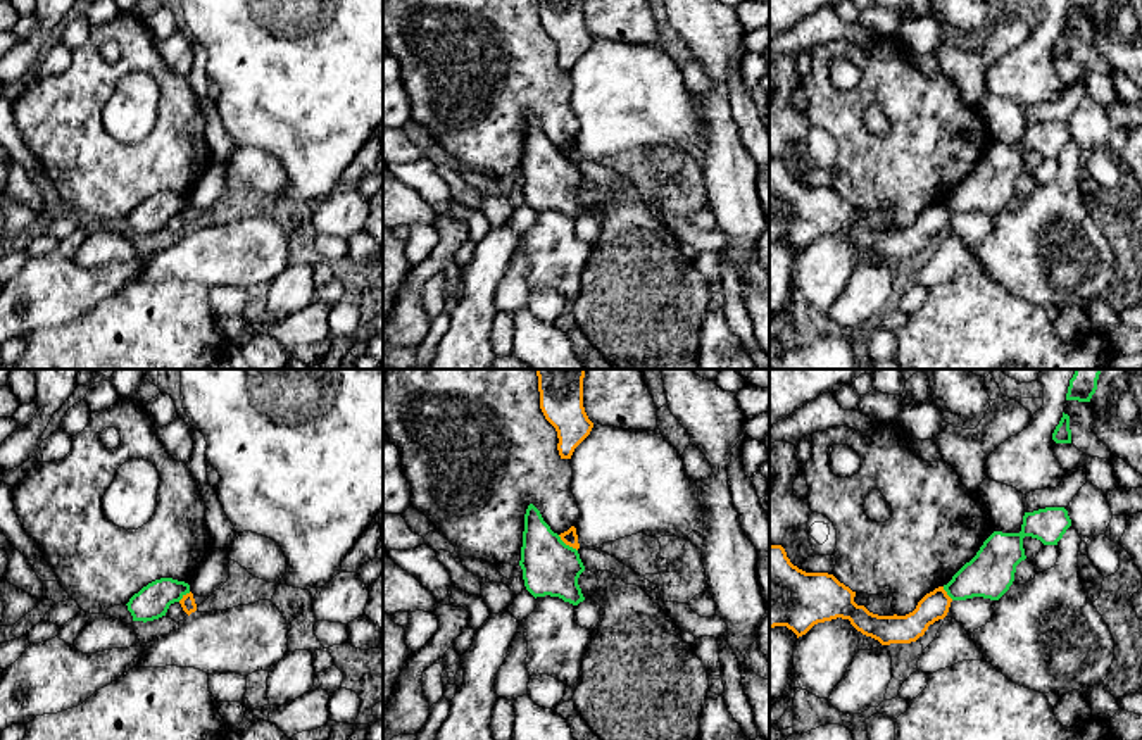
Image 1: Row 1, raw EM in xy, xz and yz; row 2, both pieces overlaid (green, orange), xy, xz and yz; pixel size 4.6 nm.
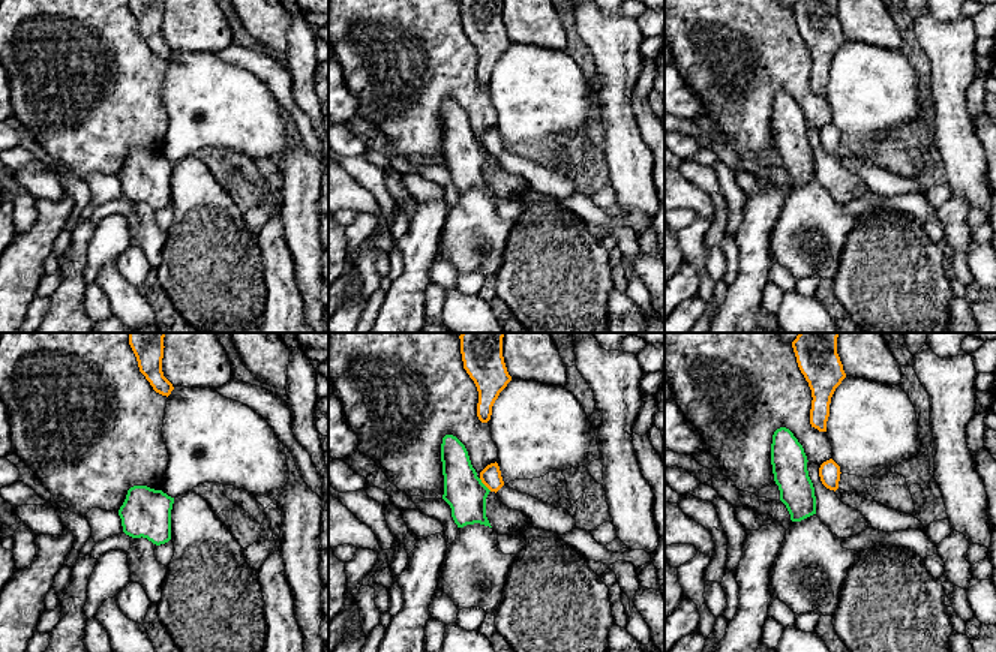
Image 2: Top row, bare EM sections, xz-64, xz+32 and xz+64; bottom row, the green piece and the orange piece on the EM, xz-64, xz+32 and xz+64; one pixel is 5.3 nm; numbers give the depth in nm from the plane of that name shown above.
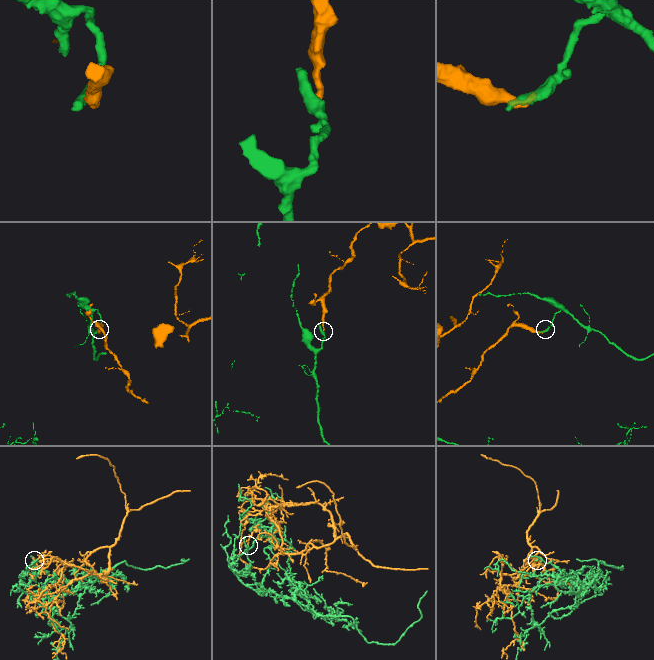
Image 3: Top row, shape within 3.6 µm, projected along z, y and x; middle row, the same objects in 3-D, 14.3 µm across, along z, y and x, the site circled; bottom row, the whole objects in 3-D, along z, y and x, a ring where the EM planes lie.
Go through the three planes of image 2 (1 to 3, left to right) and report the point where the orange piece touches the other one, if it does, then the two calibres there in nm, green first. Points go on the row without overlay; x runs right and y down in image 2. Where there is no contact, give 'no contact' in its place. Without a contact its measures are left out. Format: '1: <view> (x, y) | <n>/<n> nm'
1: no contact
2: xz+32 (483, 149) | 220/110 nm
3: no contact

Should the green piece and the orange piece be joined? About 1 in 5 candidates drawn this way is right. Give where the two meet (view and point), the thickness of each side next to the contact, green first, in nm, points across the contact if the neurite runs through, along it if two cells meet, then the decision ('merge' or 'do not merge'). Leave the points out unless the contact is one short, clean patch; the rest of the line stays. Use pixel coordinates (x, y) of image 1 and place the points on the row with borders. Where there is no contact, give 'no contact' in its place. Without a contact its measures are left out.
xz (568, 545) | 260/70 nm | along xz (558, 535), (577, 551) | do not merge

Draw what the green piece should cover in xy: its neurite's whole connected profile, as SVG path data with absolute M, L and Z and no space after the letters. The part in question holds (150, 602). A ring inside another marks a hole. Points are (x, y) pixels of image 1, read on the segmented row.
M160 578L135 593L126 605L133 621L147 623L166 616L169 605L179 602L186 593L190 593L188 583Z

